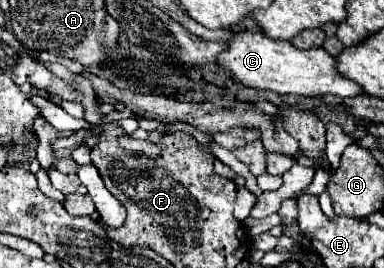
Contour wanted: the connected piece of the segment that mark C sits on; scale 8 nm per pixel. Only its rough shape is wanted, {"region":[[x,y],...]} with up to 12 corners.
{"region":[[237,31],[217,57],[253,89],[341,99],[363,89],[323,47]]}

